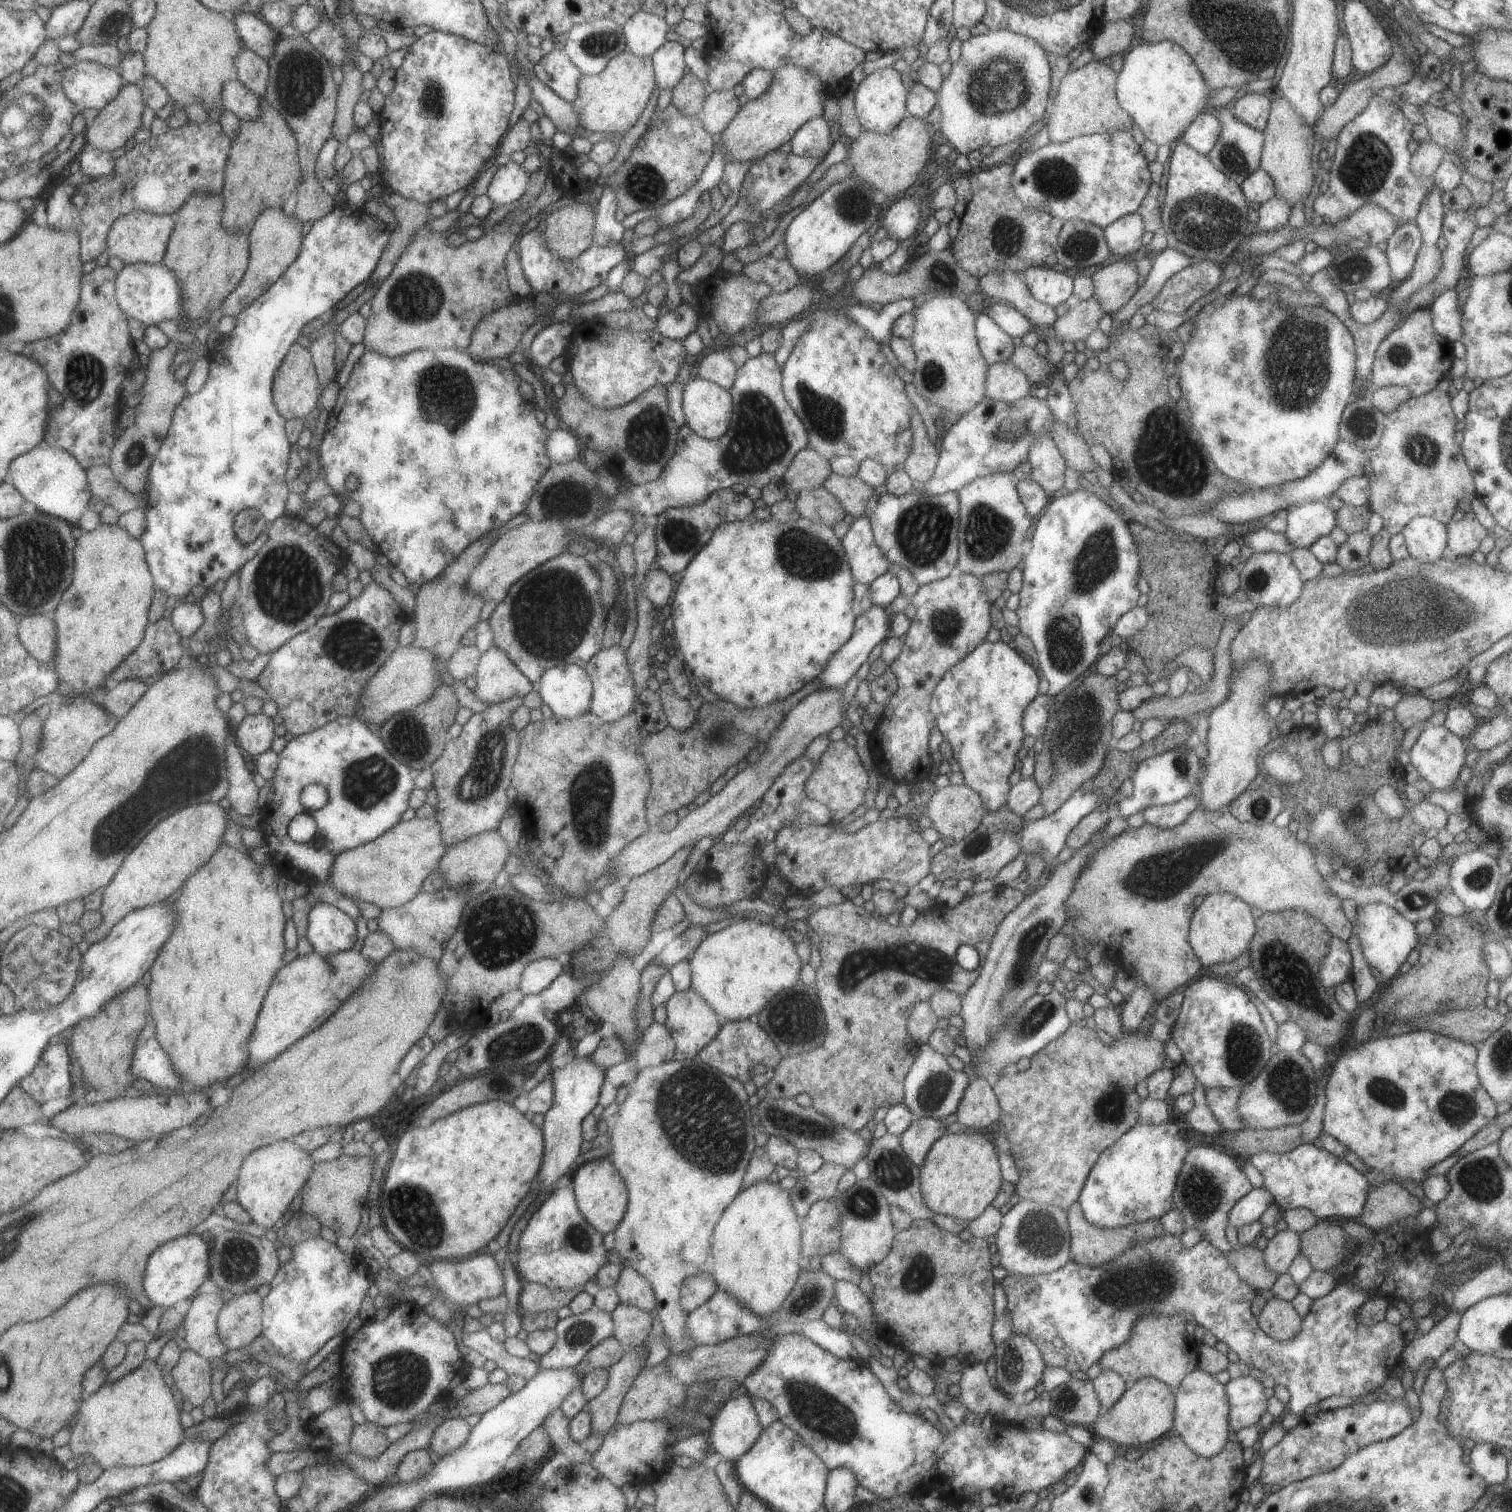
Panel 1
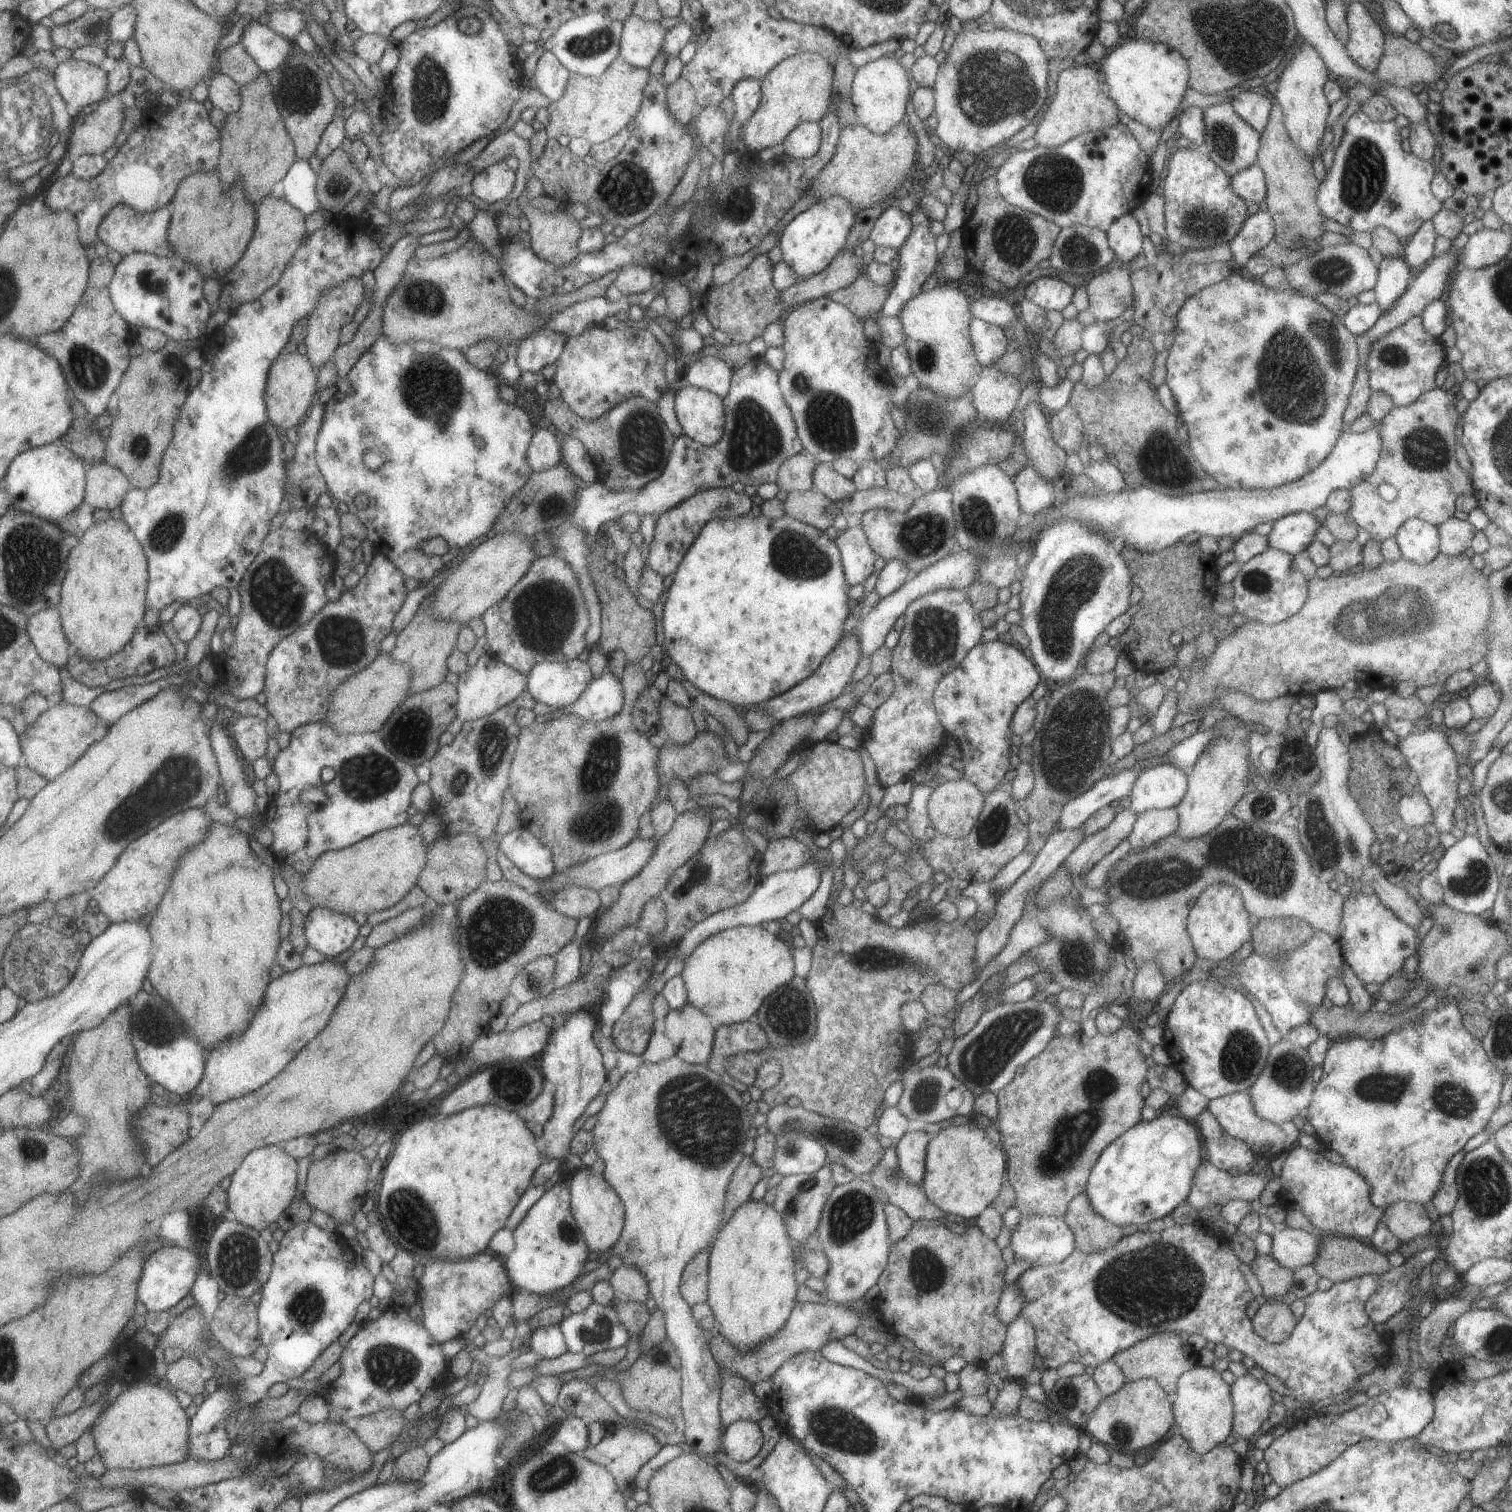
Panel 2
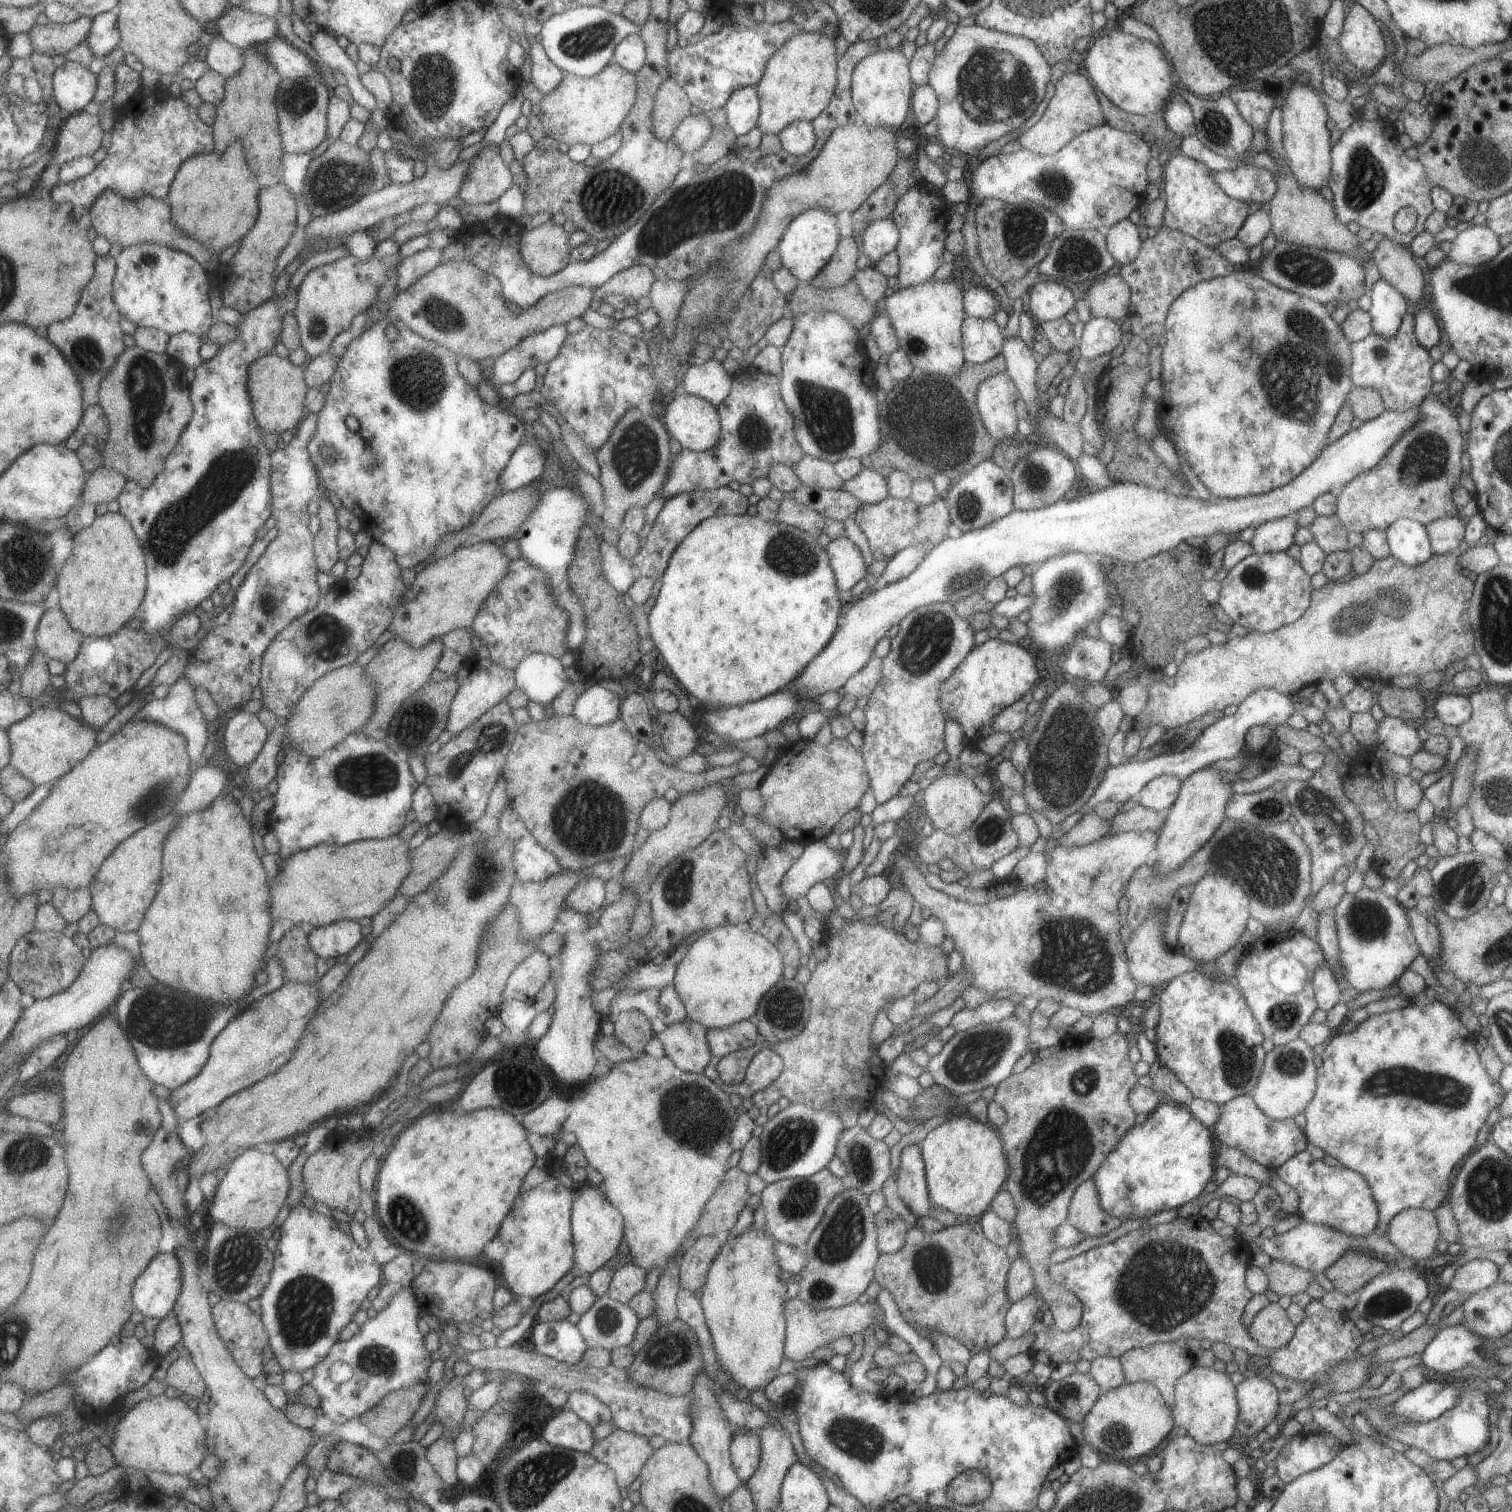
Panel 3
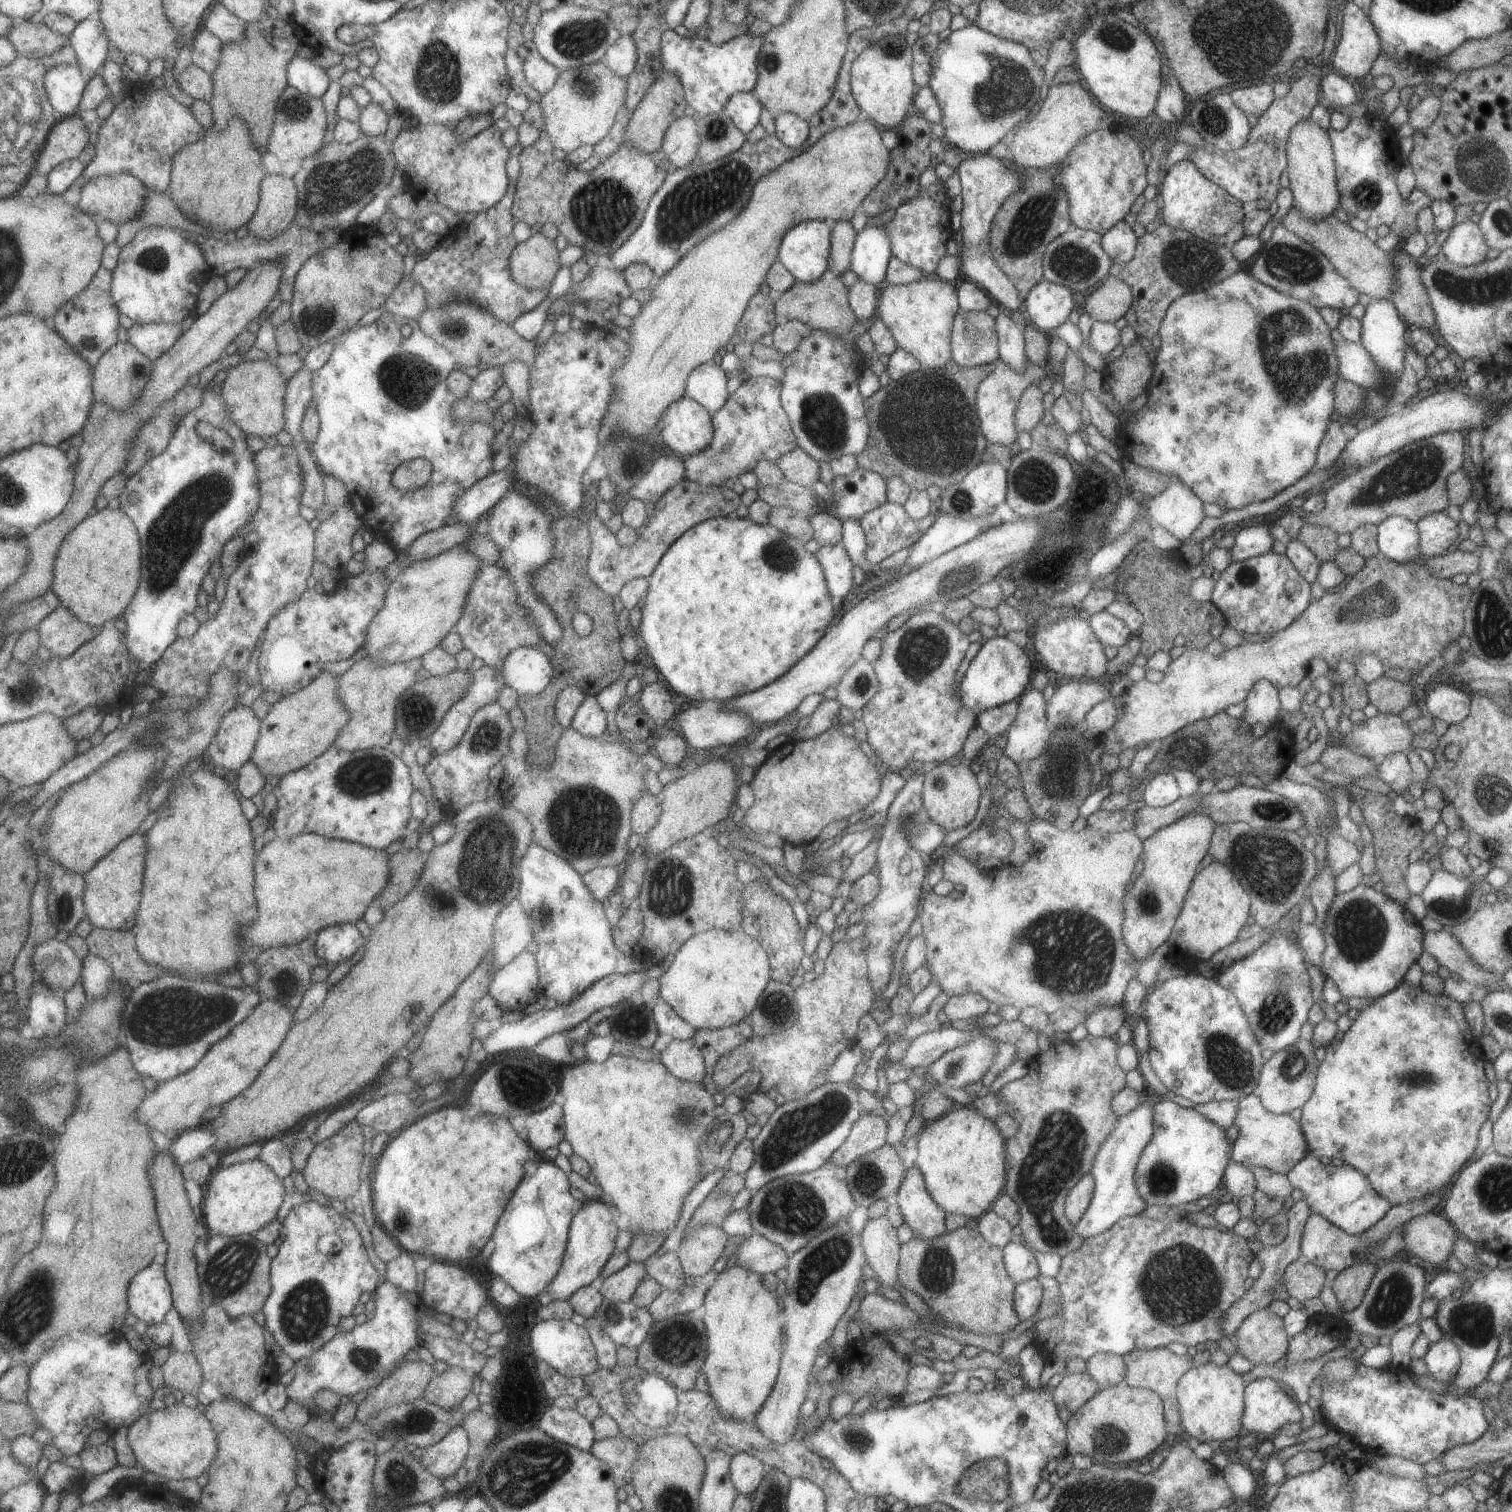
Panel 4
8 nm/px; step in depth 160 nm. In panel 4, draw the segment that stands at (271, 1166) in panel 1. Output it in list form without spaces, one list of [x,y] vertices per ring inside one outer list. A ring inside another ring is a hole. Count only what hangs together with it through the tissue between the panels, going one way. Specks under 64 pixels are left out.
[[[259,1157],[235,1163],[225,1169],[216,1169],[210,1184],[205,1188],[206,1199],[204,1218],[209,1229],[208,1236],[253,1235],[253,1232],[263,1228],[275,1218],[277,1208],[283,1200],[283,1186],[278,1175],[261,1162]]]

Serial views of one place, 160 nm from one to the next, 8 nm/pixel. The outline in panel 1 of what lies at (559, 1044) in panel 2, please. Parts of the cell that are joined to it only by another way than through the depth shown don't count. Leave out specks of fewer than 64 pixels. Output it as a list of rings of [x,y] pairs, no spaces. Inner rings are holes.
[[[574,1054],[571,1062],[559,1070],[549,1071],[548,1075],[552,1079],[554,1095],[552,1106],[544,1112],[540,1127],[544,1151],[542,1163],[533,1181],[535,1187],[538,1188],[536,1198],[539,1198],[541,1194],[550,1193],[561,1176],[569,1176],[572,1172],[570,1166],[577,1160],[582,1141],[580,1122],[598,1103],[598,1092],[604,1081],[604,1070],[595,1066],[587,1055],[579,1054]]]

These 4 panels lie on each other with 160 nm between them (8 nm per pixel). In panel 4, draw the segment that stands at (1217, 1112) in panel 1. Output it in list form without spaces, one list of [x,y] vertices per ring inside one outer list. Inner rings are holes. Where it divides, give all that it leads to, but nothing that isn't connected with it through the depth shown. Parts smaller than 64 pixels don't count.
[[[1255,1093],[1237,1100],[1236,1115],[1232,1121],[1238,1127],[1238,1135],[1230,1146],[1230,1159],[1244,1167],[1253,1165],[1285,1174],[1309,1152],[1299,1122],[1289,1113],[1276,1115],[1265,1110]]]

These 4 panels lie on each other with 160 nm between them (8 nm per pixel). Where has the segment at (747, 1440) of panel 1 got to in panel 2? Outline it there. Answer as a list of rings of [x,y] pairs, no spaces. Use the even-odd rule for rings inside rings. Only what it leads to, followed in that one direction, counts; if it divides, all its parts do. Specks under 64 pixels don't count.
[[[736,1420],[723,1429],[724,1459],[732,1466],[753,1458],[761,1448],[761,1430],[752,1420]]]

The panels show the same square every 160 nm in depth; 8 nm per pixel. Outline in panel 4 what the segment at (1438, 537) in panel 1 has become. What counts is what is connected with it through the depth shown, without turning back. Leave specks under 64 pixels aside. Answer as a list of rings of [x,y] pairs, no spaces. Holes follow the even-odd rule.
[[[1393,515],[1376,525],[1376,543],[1379,552],[1398,563],[1407,563],[1421,557],[1416,523]]]

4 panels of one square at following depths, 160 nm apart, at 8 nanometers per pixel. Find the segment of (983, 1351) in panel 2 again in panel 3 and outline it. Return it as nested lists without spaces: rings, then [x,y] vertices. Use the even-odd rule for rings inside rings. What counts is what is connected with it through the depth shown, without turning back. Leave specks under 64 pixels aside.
[[[970,1220],[965,1223],[955,1223],[954,1225],[943,1227],[942,1229],[927,1231],[923,1231],[921,1227],[913,1225],[907,1228],[903,1246],[900,1246],[899,1250],[892,1253],[879,1254],[879,1258],[877,1258],[876,1265],[874,1266],[874,1278],[878,1282],[880,1288],[885,1289],[891,1295],[891,1298],[894,1299],[895,1306],[898,1308],[899,1314],[902,1314],[903,1320],[905,1320],[910,1327],[917,1330],[922,1337],[931,1341],[931,1338],[928,1338],[928,1332],[925,1330],[930,1329],[931,1331],[937,1331],[942,1337],[947,1335],[959,1341],[970,1352],[971,1356],[973,1356],[979,1351],[989,1349],[998,1342],[1001,1342],[1006,1336],[1004,1318],[1011,1303],[1006,1291],[1006,1276],[1010,1269],[1010,1264],[1009,1258],[1005,1255],[1005,1250],[993,1244],[983,1234],[982,1228],[977,1220]]]

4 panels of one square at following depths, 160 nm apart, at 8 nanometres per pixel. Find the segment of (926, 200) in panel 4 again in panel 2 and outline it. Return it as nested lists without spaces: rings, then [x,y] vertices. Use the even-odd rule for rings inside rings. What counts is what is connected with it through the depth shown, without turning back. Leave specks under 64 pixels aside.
[[[915,206],[909,213],[909,220],[911,221],[911,232],[906,236],[903,244],[898,251],[898,264],[895,270],[895,280],[890,293],[882,304],[882,309],[878,316],[894,317],[898,316],[903,305],[916,294],[920,293],[921,284],[927,280],[927,277],[937,268],[939,256],[935,252],[935,238],[936,236],[929,232],[927,227],[929,223],[928,216]]]

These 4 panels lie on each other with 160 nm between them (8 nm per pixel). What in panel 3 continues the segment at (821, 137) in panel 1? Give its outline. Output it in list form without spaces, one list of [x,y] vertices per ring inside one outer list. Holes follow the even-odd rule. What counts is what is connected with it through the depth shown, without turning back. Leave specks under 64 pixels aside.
[[[809,121],[790,122],[777,135],[782,149],[792,155],[804,155],[816,141],[814,127]]]

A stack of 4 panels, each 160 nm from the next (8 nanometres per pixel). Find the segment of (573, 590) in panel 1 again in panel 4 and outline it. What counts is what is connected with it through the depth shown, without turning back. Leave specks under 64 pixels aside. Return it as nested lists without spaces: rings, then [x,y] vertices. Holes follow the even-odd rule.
[[[484,565],[480,568],[477,576],[469,589],[464,611],[459,621],[456,622],[455,632],[459,633],[464,648],[473,653],[474,657],[481,658],[485,665],[501,670],[506,654],[519,647],[535,647],[541,640],[539,631],[530,623],[528,612],[520,605],[511,577],[497,565]]]

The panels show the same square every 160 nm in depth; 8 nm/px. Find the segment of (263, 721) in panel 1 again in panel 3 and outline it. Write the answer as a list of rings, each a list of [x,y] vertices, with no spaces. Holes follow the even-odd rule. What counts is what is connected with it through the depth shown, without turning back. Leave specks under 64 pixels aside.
[[[238,709],[224,719],[222,741],[227,756],[237,766],[247,767],[255,760],[267,735],[255,714]]]

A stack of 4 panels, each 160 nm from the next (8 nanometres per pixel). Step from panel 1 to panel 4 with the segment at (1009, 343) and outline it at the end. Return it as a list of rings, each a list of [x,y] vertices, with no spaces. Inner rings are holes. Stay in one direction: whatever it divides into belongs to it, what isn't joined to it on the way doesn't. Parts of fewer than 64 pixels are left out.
[[[958,308],[950,334],[951,360],[962,367],[993,363],[998,358],[995,319],[985,311]]]

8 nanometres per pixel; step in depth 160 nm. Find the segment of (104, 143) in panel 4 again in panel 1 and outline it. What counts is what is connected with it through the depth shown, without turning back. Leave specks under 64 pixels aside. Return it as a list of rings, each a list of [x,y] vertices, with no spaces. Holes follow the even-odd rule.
[[[208,118],[204,123],[189,121],[182,127],[170,129],[164,135],[151,136],[147,142],[135,145],[123,157],[116,159],[117,166],[113,175],[95,178],[82,170],[69,175],[48,198],[47,224],[60,231],[79,233],[83,262],[97,260],[109,250],[108,234],[115,222],[131,210],[143,209],[158,215],[175,215],[195,193],[221,194],[226,183],[225,168],[231,142],[222,124],[215,124]]]

